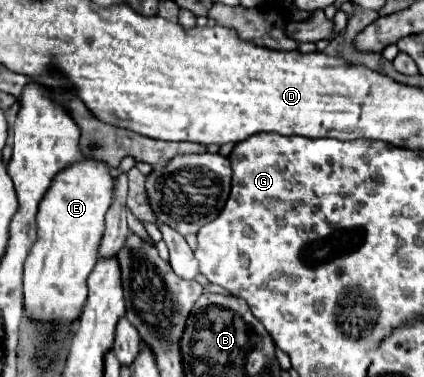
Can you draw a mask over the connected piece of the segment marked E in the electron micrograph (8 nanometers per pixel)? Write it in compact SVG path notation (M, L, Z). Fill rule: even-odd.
M82 157L68 169L62 169L50 189L46 191L44 199L40 201L38 209L38 239L30 249L24 265L24 307L26 313L42 323L56 323L56 325L70 325L80 317L84 307L88 289L86 279L92 273L98 261L98 245L104 235L104 215L112 205L114 197L114 179L110 175L110 165L102 165L102 161L90 161L90 157Z

